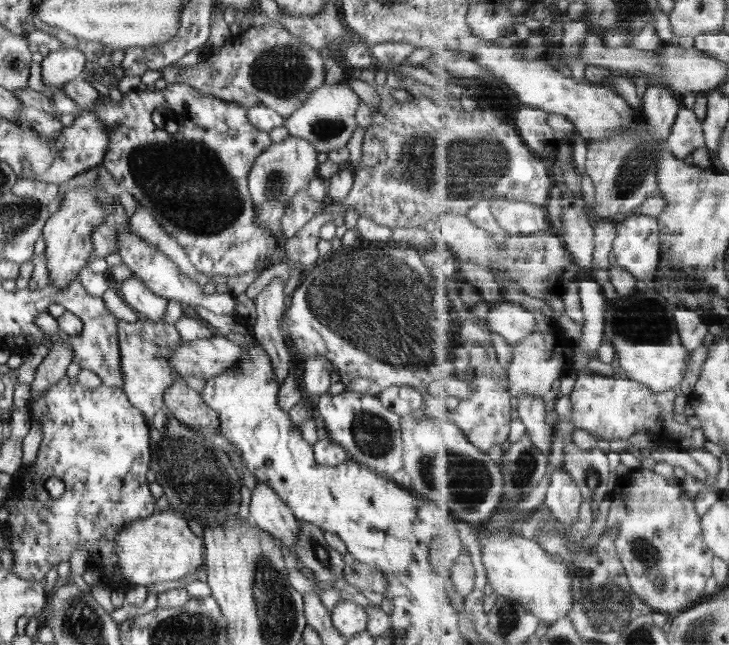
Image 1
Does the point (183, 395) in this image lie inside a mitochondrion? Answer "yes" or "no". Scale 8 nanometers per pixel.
no

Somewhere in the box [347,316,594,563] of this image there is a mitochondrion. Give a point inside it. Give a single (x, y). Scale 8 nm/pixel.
(466, 479)

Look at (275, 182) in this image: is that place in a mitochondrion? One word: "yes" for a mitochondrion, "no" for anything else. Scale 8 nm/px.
yes

